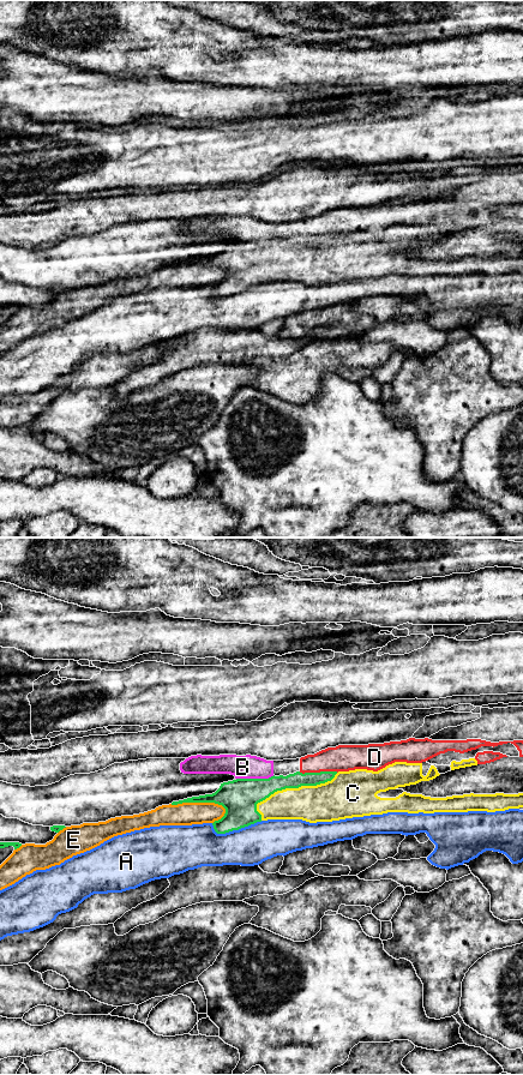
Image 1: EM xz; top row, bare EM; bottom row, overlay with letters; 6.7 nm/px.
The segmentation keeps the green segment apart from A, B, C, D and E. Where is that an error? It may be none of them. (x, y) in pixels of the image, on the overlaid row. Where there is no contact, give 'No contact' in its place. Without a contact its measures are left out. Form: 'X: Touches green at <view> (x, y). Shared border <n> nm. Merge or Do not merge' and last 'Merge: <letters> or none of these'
A: Touches green at xz (235, 829). Shared border 340 nm. Do not merge
B: Touches green at xz (254, 779). Shared border 260 nm. Do not merge
C: Touches green at xz (289, 787). Shared border 600 nm. Merge
D: Touches green at xz (318, 773). Shared border 260 nm. Do not merge
E: Touches green at xz (199, 802). Shared border 380 nm. Do not merge
Merge: C

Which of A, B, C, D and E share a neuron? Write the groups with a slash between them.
A / B D / C / E

